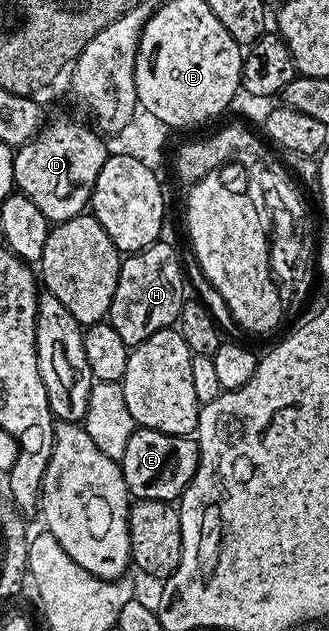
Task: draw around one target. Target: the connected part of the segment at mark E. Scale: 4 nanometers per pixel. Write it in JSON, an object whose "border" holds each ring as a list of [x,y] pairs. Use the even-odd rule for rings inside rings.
{"border":[[[136,428],[121,460],[127,492],[140,501],[178,502],[193,479],[199,462],[199,443],[194,436],[165,435],[161,431]]]}

